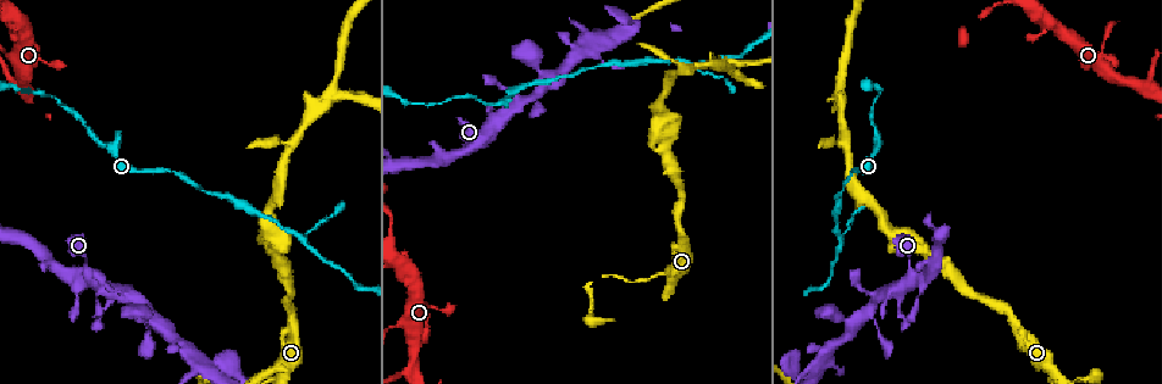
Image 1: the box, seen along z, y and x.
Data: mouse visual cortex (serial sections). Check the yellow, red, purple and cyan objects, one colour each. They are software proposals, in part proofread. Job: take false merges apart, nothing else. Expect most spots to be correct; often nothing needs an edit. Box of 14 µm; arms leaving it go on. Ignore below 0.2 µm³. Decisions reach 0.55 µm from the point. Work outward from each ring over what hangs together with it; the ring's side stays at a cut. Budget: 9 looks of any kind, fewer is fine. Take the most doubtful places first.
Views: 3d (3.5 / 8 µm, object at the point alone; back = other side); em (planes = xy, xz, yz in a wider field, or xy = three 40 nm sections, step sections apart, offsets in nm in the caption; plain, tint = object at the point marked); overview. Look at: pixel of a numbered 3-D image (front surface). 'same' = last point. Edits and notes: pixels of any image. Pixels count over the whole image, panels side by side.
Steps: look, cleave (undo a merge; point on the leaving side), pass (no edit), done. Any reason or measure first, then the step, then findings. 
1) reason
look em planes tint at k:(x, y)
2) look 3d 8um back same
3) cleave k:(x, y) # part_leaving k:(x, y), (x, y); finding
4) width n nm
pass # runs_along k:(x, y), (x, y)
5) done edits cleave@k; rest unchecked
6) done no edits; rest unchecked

three arms meet
look 3d 3.5um at 1:(328, 98)

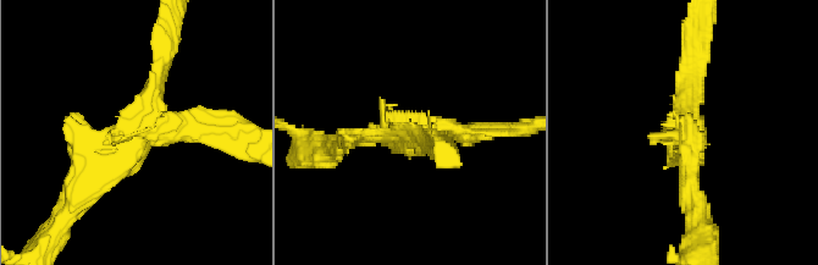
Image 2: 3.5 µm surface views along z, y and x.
arms 3; arm_widths 250, 250, 250 nm; now the EM
look em xy step 3 tint at 2:(139, 131)

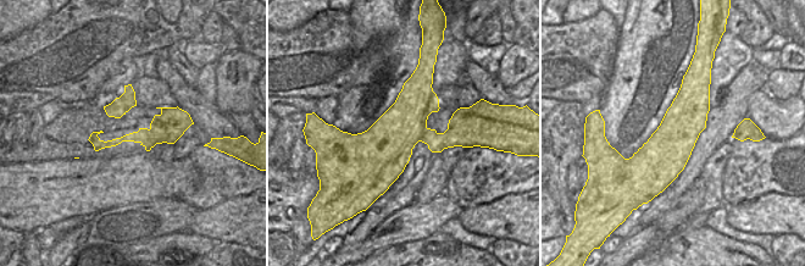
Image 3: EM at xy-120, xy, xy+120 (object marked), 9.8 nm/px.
cleave 2:(206, 123) # a second cell is stuck on

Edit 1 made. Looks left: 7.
abrupt turn
look 3d 3.5um at 1:(410, 369)

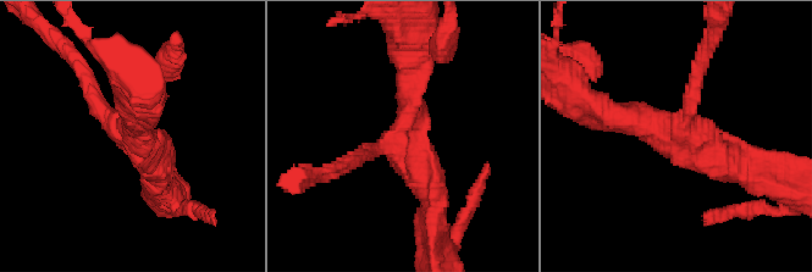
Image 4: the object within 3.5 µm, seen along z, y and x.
arms 3; arm_widths 200, 350, 400 nm; need the tissue
look em xy step 1 tint at 4:(673, 134)

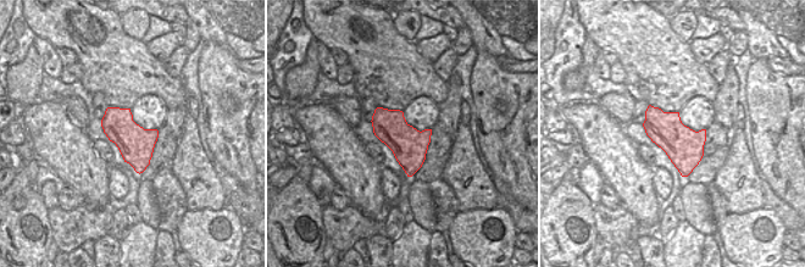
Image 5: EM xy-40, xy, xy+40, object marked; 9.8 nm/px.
width 360 nm
pass # runs_along 4:(598, 109), (714, 154), (724, 172); all the same cell

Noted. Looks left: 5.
a narrow waist
look 3d 3.5um at 1:(911, 276)

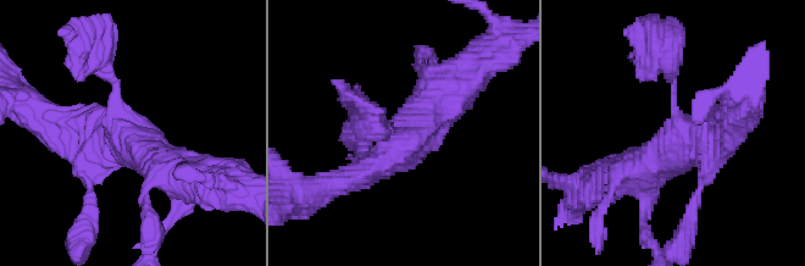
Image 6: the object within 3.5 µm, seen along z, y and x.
now the EM
look em xy step 5 tint at 6:(394, 138)

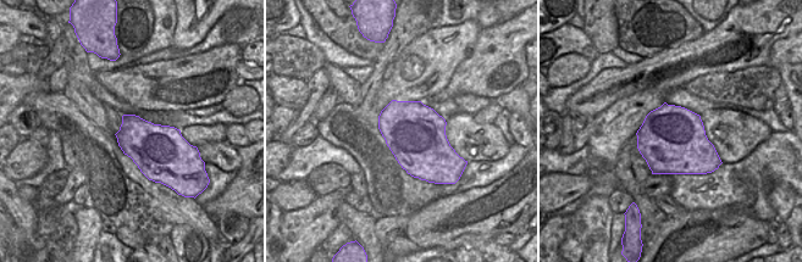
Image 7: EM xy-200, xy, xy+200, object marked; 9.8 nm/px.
pass # runs_along 6:(95, 55), (114, 81), (121, 129), (173, 171); one cell here

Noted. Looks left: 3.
three arms meet
look 3d 3.5um at 1:(589, 50)

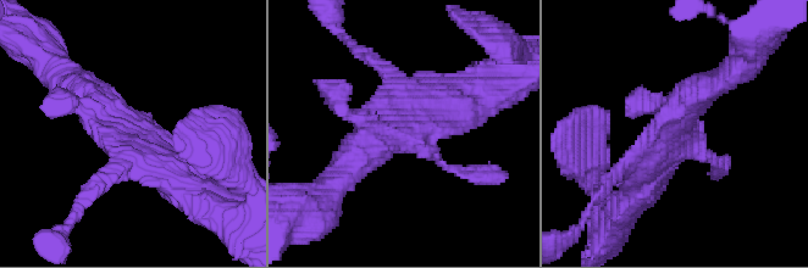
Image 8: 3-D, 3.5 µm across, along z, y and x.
now the EM
look em xy step 5 tint at 8:(127, 126)

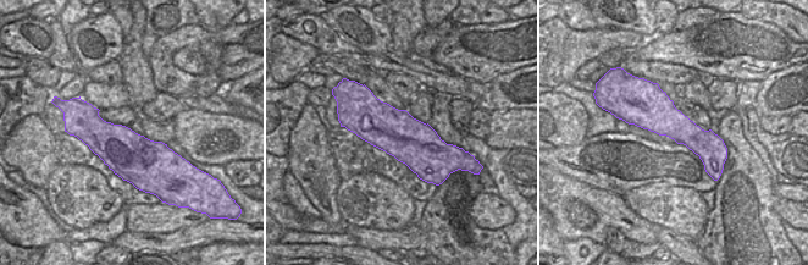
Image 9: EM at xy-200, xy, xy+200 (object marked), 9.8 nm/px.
pass # runs_along 8:(70, 79), (86, 88), (183, 184); all the same cell

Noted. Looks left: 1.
done edits cleave@2; rest unchecked

